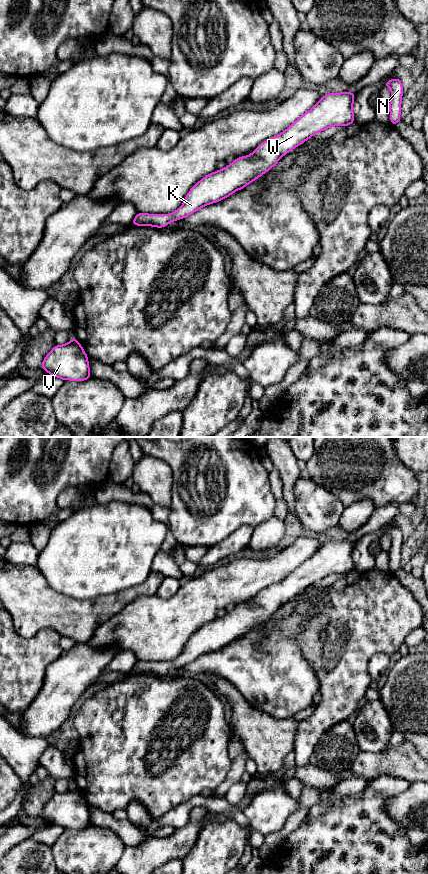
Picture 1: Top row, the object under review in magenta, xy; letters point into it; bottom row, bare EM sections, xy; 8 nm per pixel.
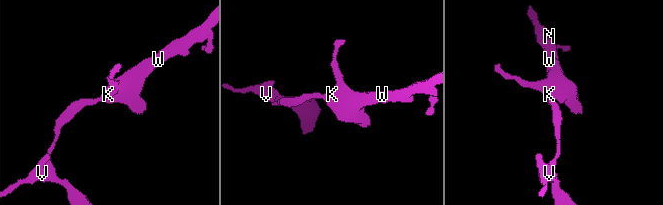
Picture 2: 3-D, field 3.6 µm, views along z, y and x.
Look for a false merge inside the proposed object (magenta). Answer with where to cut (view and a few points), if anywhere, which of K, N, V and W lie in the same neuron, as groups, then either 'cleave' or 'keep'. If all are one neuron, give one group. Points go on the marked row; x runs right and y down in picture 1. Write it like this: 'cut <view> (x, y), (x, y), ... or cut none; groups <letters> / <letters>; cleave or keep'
cut none; groups K N V W; keep

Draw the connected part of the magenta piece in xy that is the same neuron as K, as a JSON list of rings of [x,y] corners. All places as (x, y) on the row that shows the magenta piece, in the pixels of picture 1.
[[[348,91],[329,93],[322,96],[314,107],[302,114],[282,133],[262,142],[248,156],[235,158],[234,162],[227,164],[224,169],[217,169],[215,172],[204,176],[189,190],[183,204],[176,211],[170,214],[149,214],[138,212],[131,225],[165,228],[172,221],[187,218],[197,210],[219,202],[231,196],[234,192],[245,188],[274,167],[283,156],[313,137],[316,133],[322,132],[329,127],[350,126],[354,123],[355,117],[353,113],[353,104],[355,96],[356,93]]]

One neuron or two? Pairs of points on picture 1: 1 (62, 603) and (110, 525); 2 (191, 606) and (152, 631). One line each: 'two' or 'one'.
1: two
2: one

